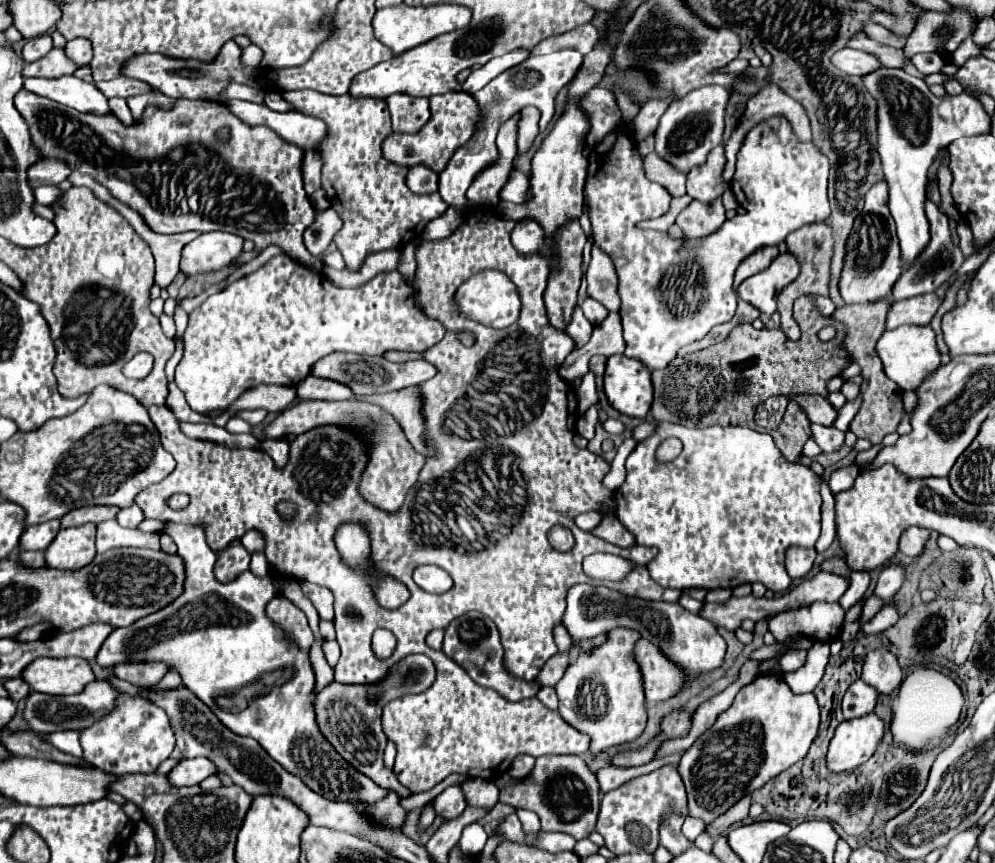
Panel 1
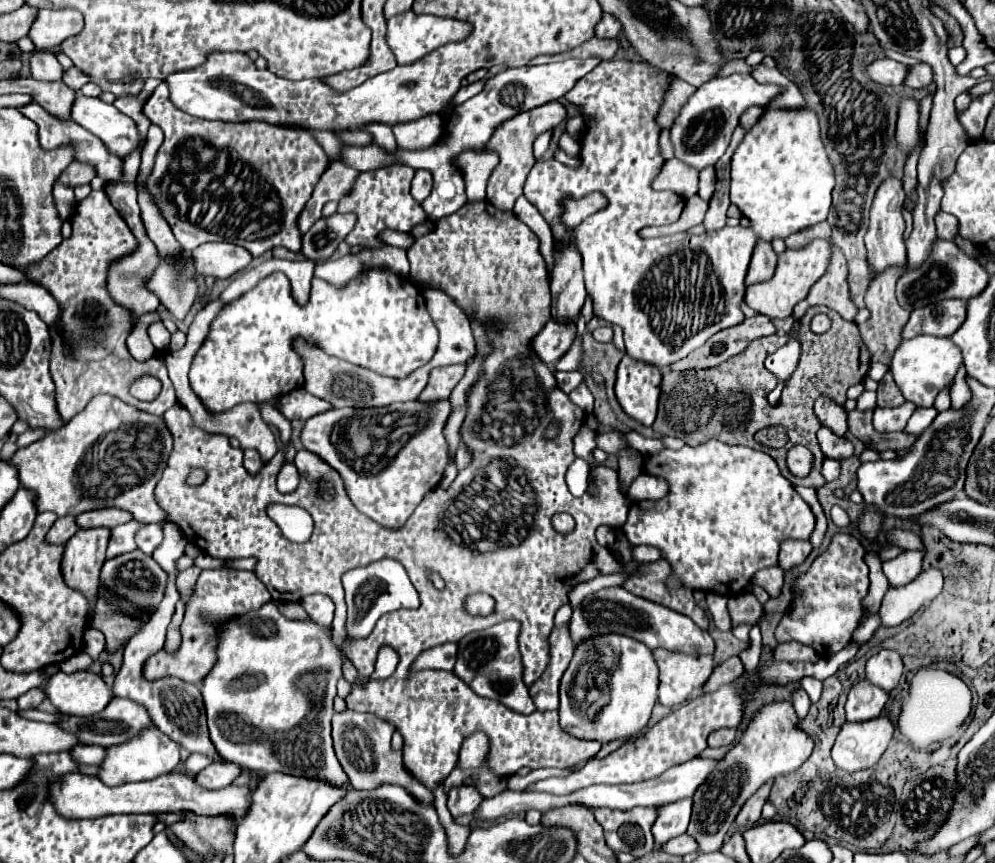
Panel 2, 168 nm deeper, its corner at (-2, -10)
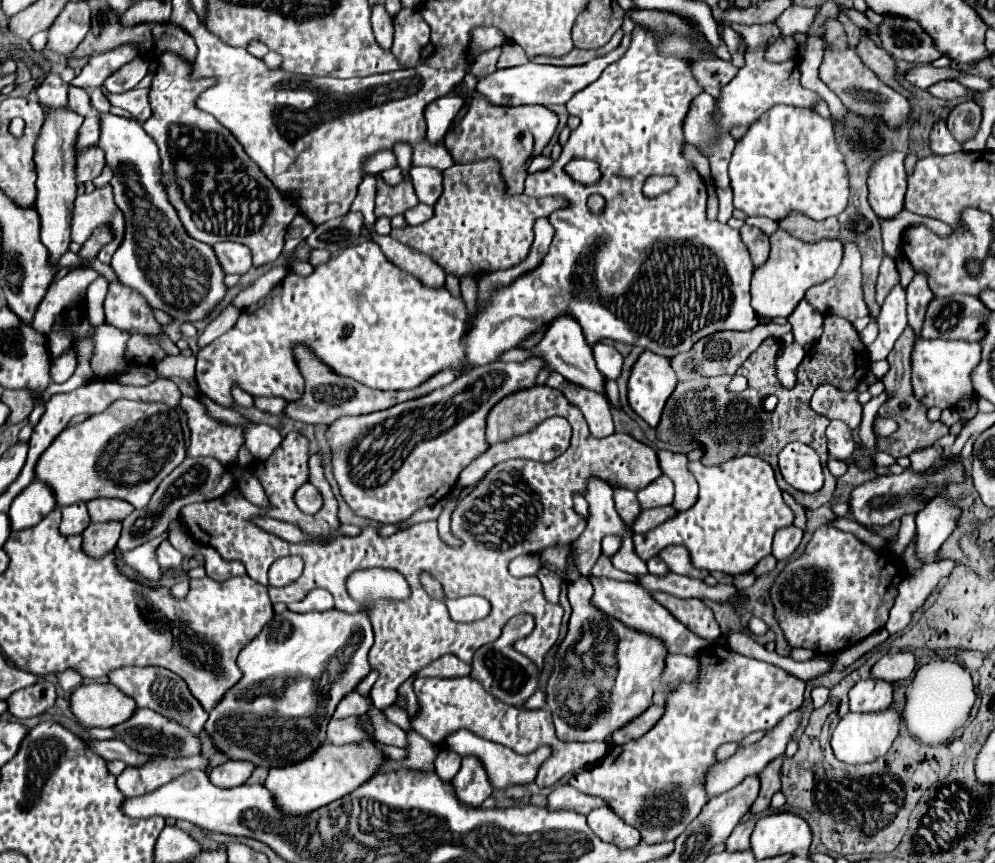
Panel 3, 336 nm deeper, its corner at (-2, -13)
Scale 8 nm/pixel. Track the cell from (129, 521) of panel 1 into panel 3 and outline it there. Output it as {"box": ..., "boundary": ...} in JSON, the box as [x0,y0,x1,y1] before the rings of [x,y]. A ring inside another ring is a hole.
{"box":[157,540,183,570],"boundary":[[[167,540],[161,542],[161,546],[157,548],[157,562],[161,568],[165,570],[179,570],[183,564],[183,554],[177,552]]]}

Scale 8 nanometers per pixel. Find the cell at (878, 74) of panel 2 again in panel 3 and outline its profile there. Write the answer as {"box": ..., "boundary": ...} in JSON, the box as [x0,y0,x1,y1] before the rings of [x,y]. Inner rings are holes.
{"box":[905,64,963,90],"boundary":[[[931,64],[927,66],[915,66],[913,70],[909,70],[909,74],[905,76],[913,86],[927,90],[931,84],[937,84],[939,80],[957,80],[959,76],[963,76],[961,70],[955,70],[951,66],[947,68],[935,68]]]}

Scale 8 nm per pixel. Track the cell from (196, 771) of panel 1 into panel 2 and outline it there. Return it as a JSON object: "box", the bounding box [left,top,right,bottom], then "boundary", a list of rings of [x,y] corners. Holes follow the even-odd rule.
{"box":[195,763,241,789],"boundary":[[[211,763],[203,771],[195,775],[203,789],[221,789],[233,783],[233,779],[241,773],[241,767],[235,763]]]}

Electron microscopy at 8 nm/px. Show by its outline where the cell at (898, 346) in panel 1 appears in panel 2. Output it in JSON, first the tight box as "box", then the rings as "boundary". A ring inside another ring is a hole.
{"box":[891,335,961,407],"boundary":[[[919,335],[915,339],[901,341],[899,349],[893,353],[891,359],[891,373],[907,401],[915,403],[917,407],[931,407],[937,393],[953,381],[961,363],[961,351],[949,339]]]}

